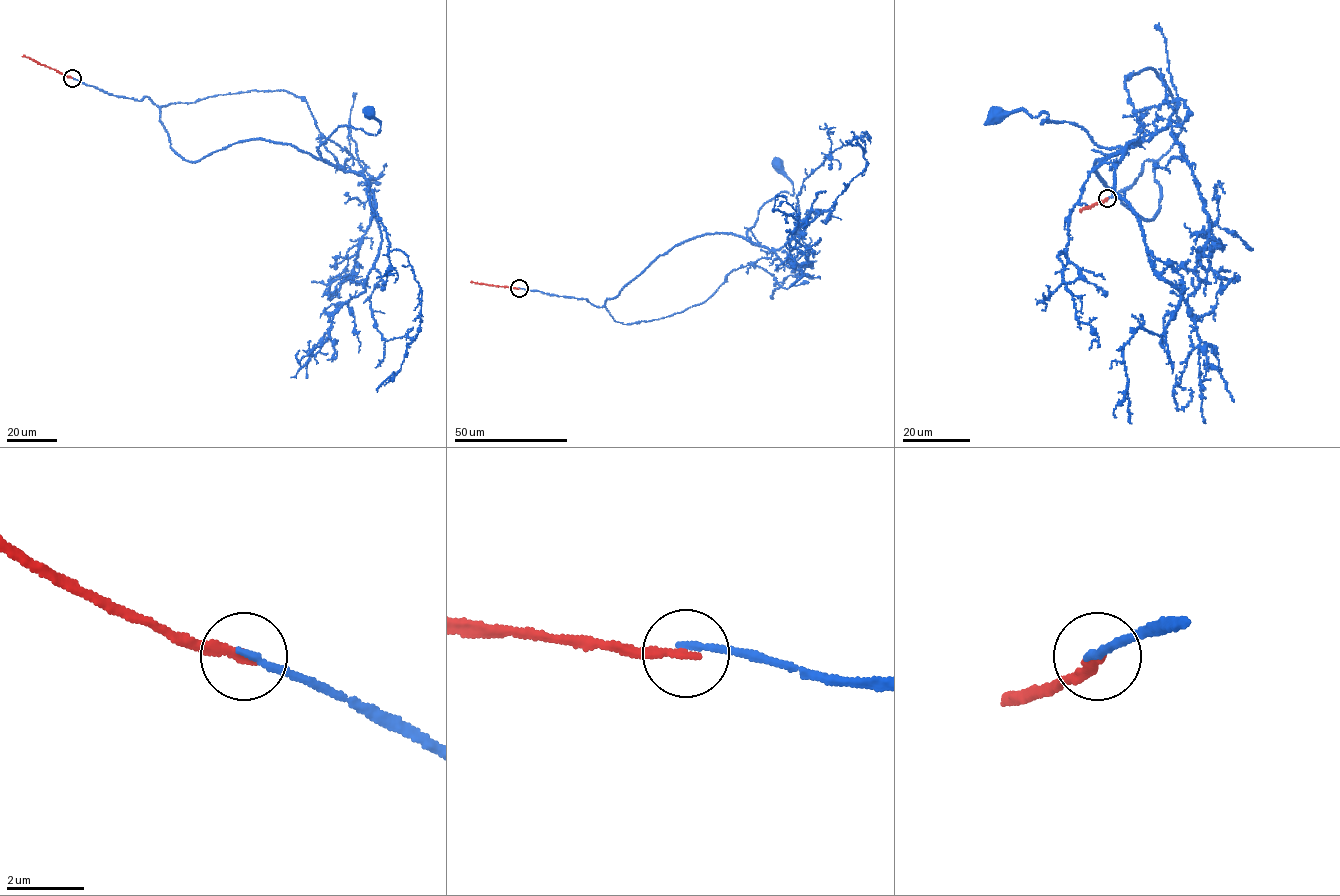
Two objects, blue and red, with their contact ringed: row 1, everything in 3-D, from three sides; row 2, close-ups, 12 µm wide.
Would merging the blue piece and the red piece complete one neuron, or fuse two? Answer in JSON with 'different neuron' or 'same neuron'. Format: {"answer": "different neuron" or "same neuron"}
{"answer": "same neuron"}

